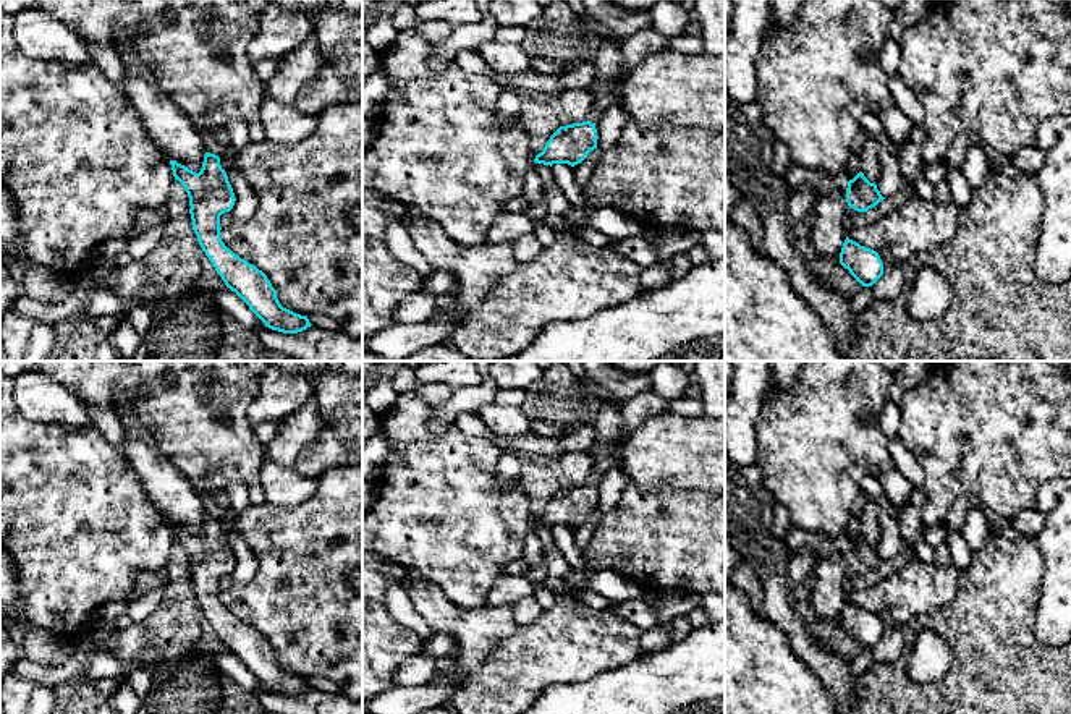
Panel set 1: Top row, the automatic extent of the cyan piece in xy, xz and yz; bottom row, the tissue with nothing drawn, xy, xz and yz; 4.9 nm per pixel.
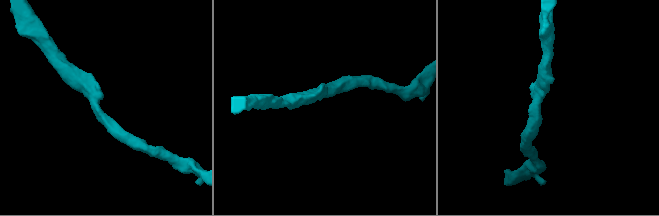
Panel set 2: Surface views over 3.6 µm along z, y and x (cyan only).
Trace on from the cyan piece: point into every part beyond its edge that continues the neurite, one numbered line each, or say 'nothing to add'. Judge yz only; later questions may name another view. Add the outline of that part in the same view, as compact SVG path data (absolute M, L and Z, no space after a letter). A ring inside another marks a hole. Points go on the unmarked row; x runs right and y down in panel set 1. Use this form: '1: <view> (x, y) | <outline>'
1: yz (822, 548) | M791 529L791 533L783 539L789 555L793 555L799 547L809 547L814 560L836 560L846 565L848 544L845 538L823 538L802 529Z

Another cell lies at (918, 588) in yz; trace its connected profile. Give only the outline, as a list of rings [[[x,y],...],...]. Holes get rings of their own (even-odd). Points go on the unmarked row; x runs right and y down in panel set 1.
[[[914,552],[911,560],[880,583],[848,589],[846,599],[878,615],[883,638],[872,648],[875,662],[890,664],[904,649],[909,625],[927,612],[938,610],[958,594],[961,572],[953,565],[921,562]]]

